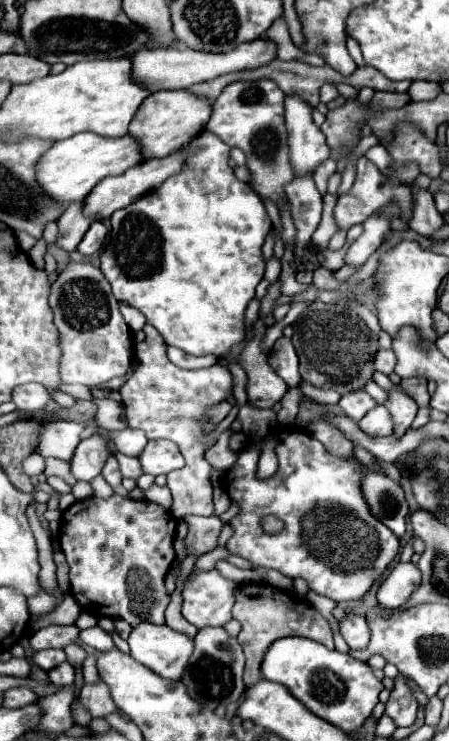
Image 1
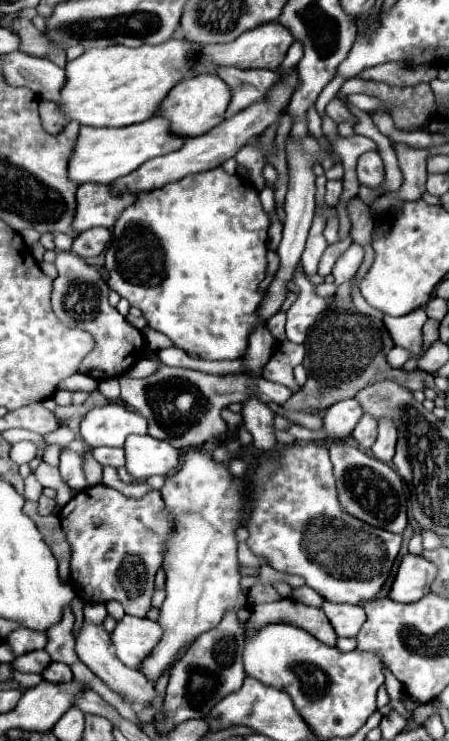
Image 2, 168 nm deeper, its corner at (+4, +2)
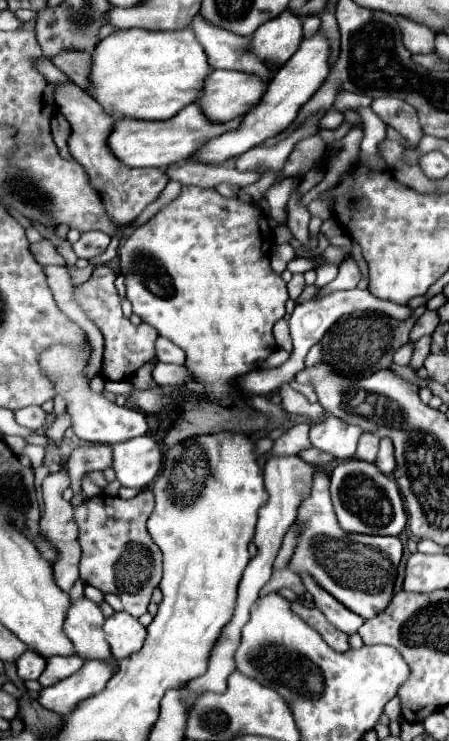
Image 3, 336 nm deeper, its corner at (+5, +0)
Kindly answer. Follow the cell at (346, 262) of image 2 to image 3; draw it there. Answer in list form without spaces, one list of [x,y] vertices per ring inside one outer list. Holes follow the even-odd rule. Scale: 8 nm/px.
[[[348,259],[348,261],[344,261],[344,263],[340,265],[338,277],[336,277],[332,283],[324,285],[324,287],[318,291],[316,297],[324,297],[324,295],[328,295],[328,293],[332,293],[332,291],[340,291],[340,289],[354,289],[354,287],[358,285],[358,281],[360,281],[358,263],[356,263],[354,259]]]

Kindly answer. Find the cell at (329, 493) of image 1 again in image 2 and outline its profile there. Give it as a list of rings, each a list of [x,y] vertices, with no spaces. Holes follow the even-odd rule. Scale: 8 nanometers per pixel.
[[[321,443],[283,445],[275,453],[265,453],[257,459],[257,467],[249,477],[251,487],[251,511],[245,519],[249,549],[267,559],[267,563],[283,573],[299,575],[321,597],[333,603],[361,603],[377,597],[383,583],[389,577],[393,561],[401,547],[401,535],[365,525],[355,517],[349,517],[337,501],[337,487],[327,447]]]

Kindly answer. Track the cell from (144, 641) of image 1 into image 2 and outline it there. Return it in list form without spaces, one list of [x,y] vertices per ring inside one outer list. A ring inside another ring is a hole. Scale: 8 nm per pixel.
[[[125,615],[121,621],[117,621],[111,639],[117,647],[117,657],[131,669],[139,669],[141,663],[149,657],[151,649],[159,643],[161,627],[157,621],[147,617],[139,619]]]

